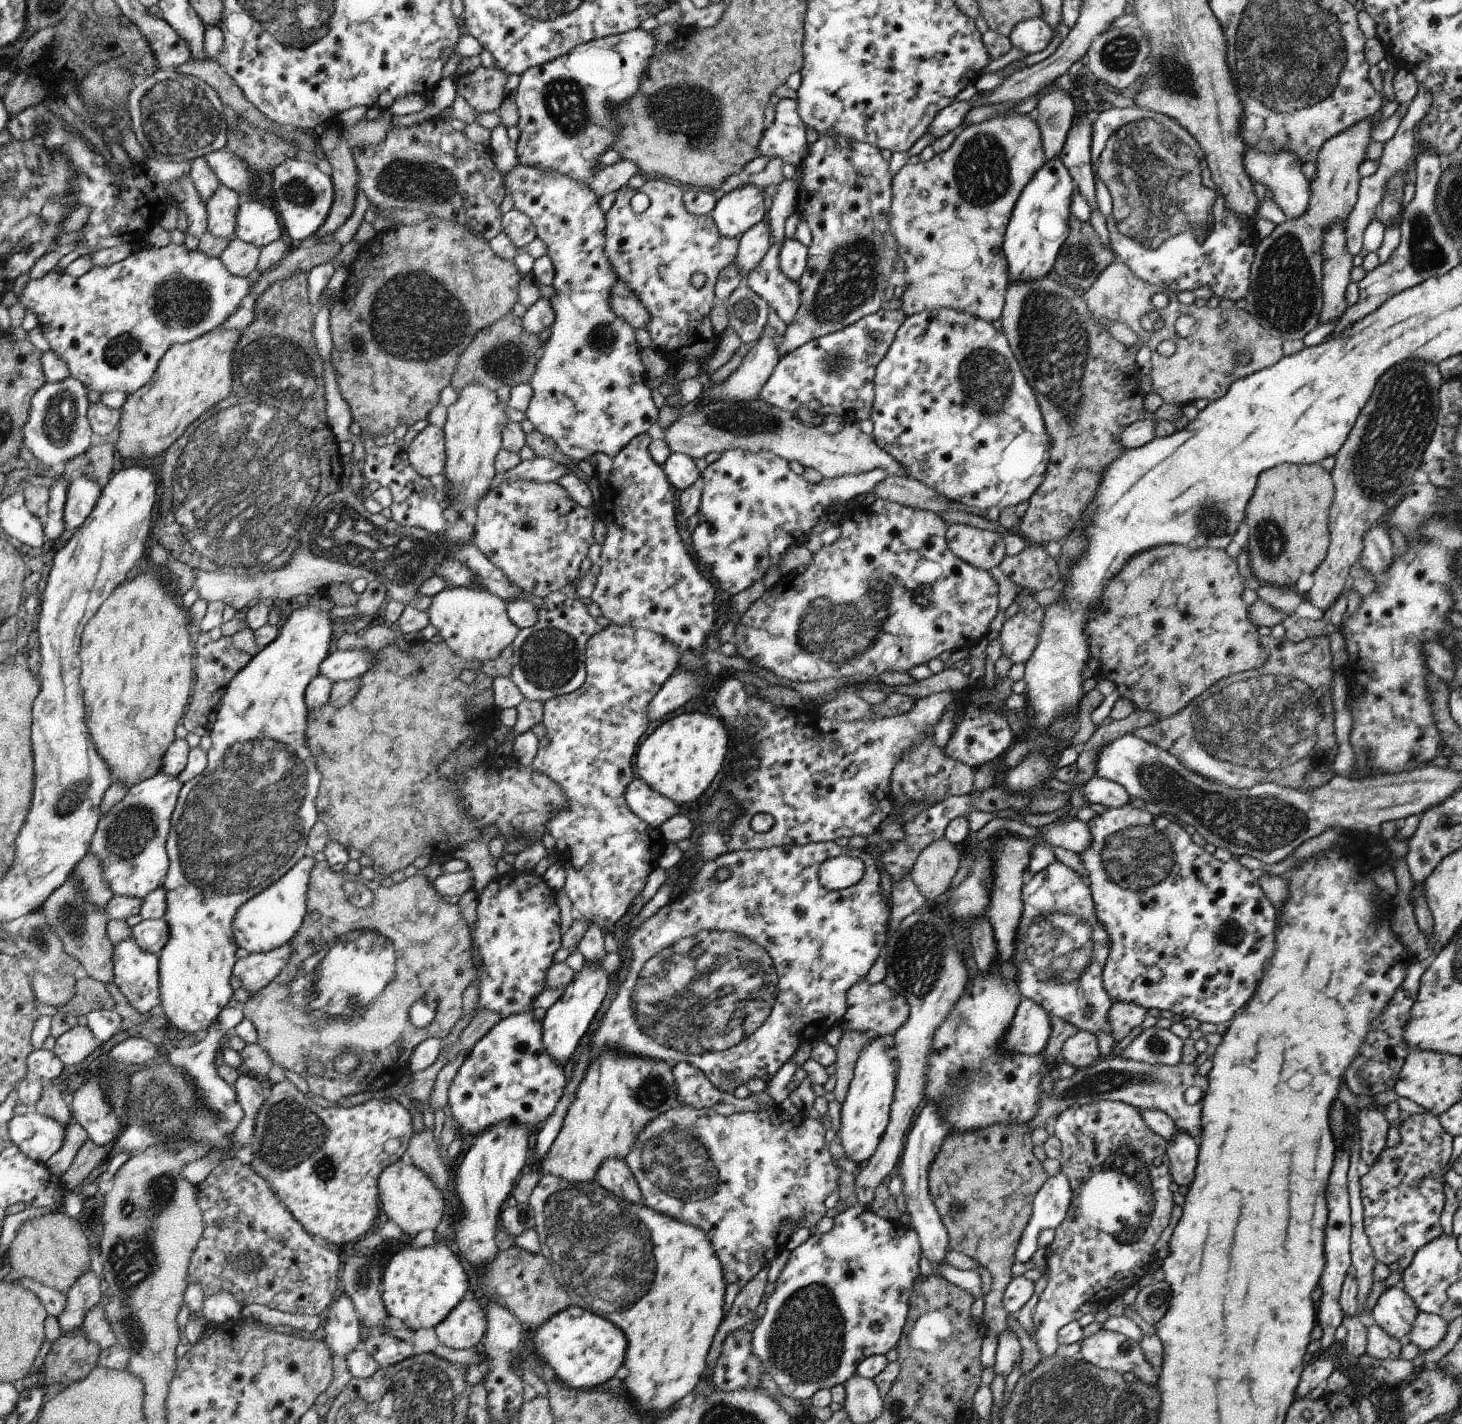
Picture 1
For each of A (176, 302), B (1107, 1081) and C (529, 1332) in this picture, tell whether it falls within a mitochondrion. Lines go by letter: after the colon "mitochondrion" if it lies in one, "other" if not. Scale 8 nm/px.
A: mitochondrion
B: mitochondrion
C: other

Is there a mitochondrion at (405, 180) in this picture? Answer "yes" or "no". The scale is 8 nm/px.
yes

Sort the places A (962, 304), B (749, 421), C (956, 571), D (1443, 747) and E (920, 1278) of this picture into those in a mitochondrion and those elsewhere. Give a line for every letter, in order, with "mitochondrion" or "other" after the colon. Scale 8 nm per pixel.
A: other
B: mitochondrion
C: other
D: other
E: other

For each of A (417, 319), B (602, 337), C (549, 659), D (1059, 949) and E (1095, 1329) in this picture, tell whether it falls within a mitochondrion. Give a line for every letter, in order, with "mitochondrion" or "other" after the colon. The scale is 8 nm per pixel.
A: mitochondrion
B: mitochondrion
C: mitochondrion
D: mitochondrion
E: other

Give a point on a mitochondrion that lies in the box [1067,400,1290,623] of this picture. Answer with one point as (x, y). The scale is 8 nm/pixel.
(1215, 522)

